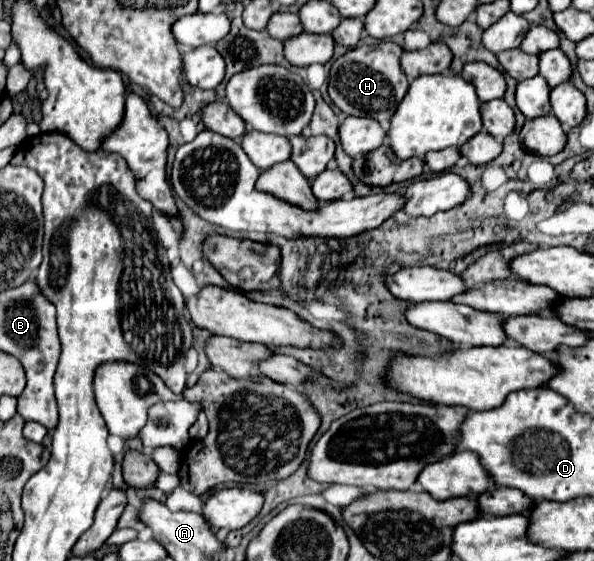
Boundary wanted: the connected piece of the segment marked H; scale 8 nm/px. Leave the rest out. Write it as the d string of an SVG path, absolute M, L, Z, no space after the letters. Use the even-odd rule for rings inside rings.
M380 41L376 45L360 45L338 57L330 69L328 95L332 103L346 115L372 117L386 129L398 103L404 99L410 83L400 67L402 47L394 41Z

